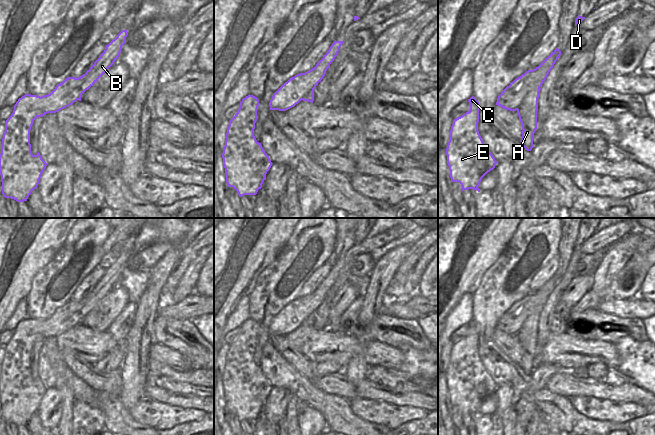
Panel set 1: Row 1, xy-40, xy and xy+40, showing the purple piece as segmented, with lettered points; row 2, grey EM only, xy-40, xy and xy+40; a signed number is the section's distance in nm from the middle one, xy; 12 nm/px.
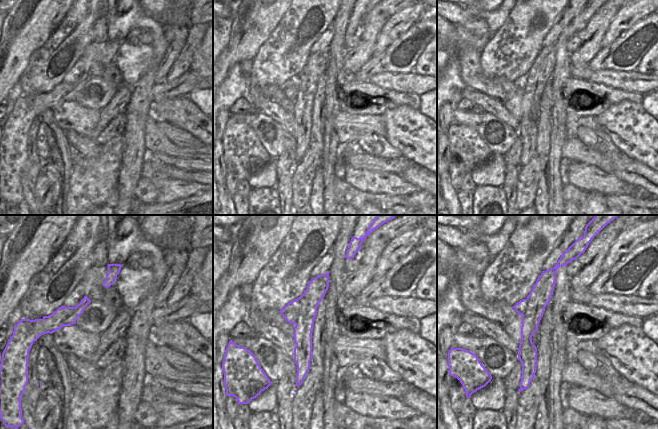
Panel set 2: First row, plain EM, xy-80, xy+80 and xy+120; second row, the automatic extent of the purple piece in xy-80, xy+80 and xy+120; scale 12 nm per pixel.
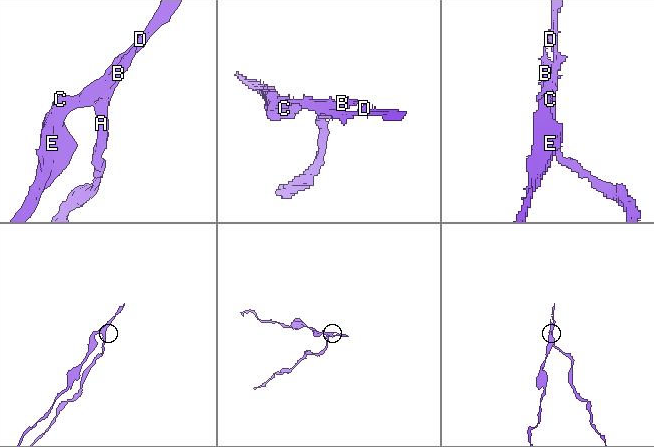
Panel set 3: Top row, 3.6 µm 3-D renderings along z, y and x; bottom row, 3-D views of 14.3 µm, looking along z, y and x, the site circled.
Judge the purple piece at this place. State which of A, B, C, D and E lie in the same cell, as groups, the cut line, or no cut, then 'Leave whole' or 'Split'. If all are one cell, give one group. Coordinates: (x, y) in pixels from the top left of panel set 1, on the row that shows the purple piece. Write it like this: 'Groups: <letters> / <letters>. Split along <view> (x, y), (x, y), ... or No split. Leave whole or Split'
Groups: A D / B C E. Split along xy+40 (539, 86), (532, 89), (526, 95), (517, 110). Split

